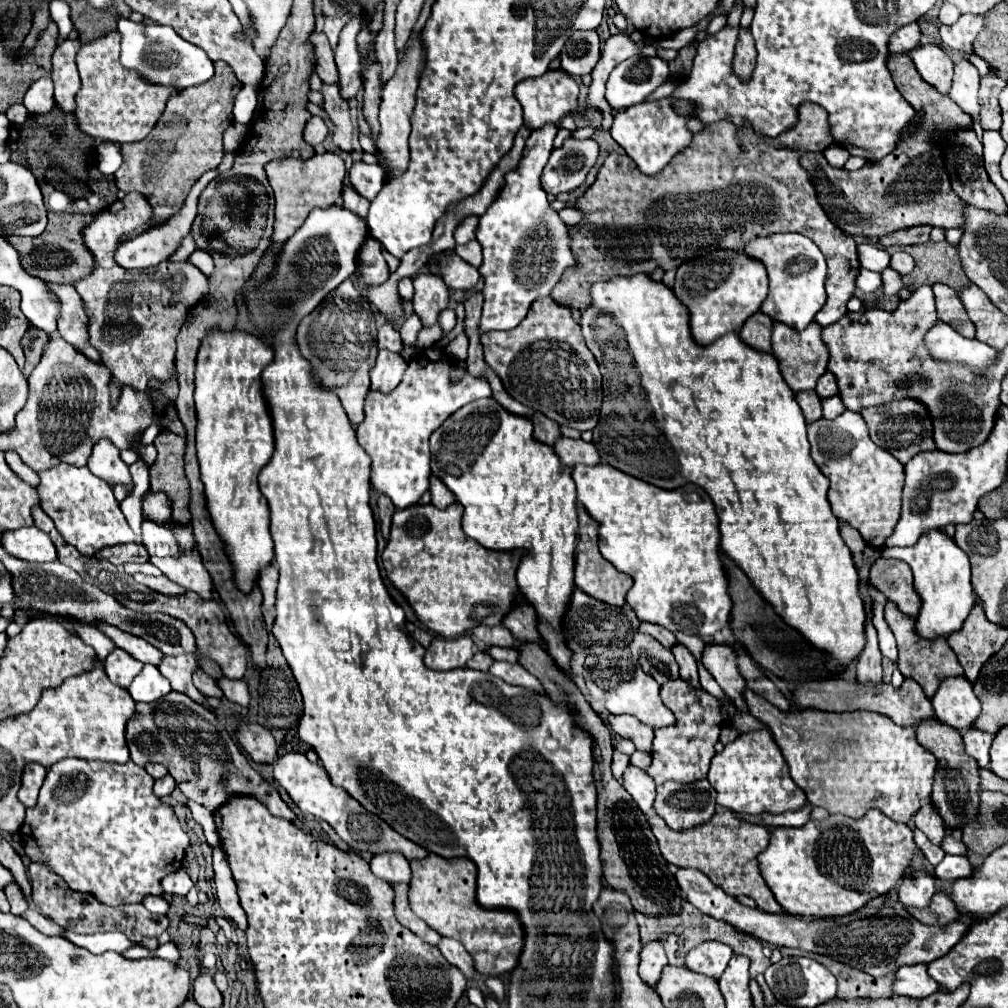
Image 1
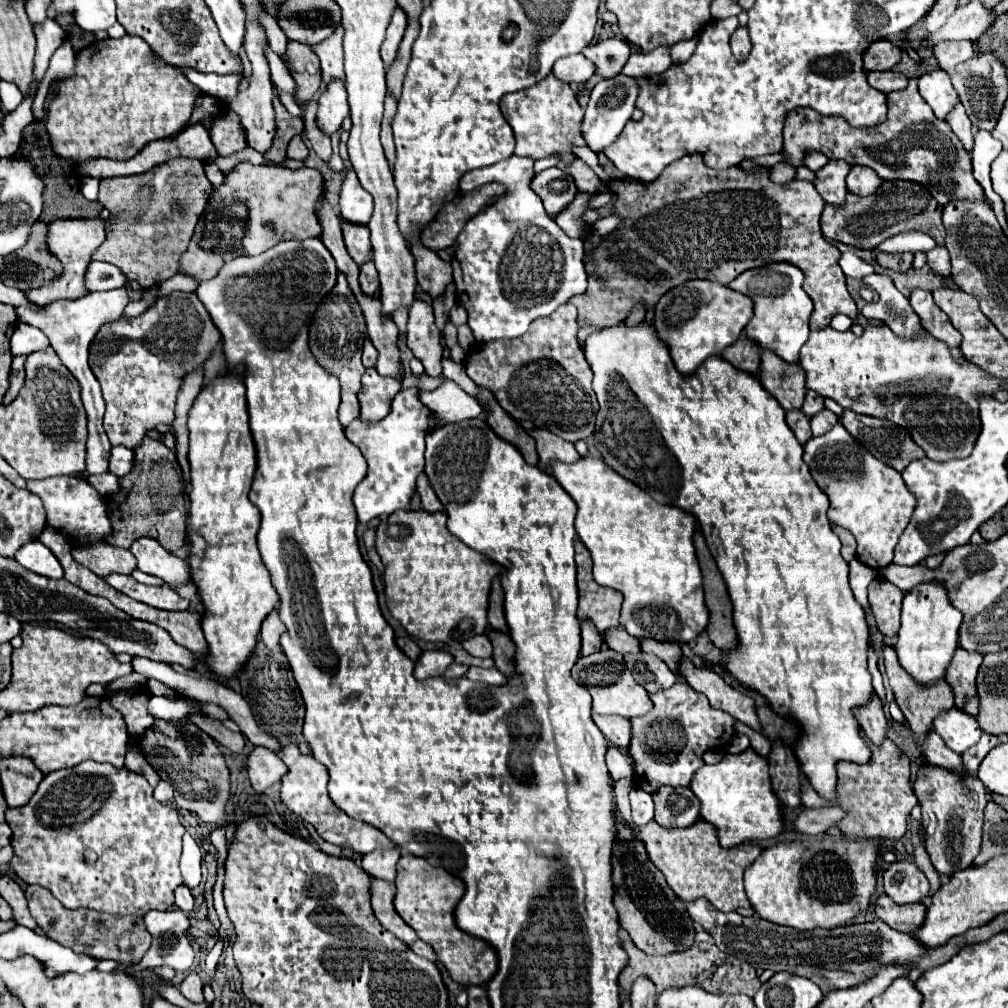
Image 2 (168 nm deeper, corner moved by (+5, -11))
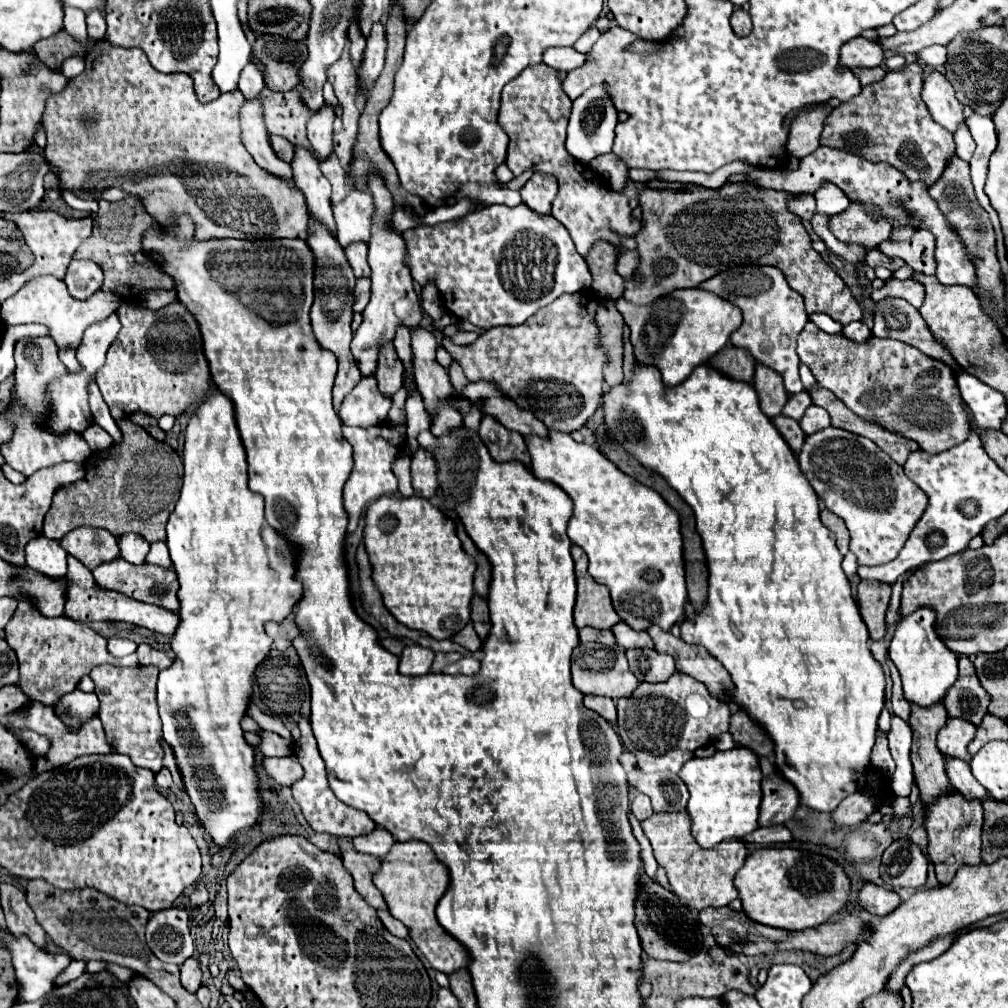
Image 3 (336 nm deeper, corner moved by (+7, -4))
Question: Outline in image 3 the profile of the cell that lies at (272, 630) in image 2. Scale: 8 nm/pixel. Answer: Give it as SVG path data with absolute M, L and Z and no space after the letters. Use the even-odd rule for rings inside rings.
M289 616L285 624L267 624L267 634L273 638L273 644L277 650L287 650L291 646L291 640L299 636L299 626L295 624L295 618Z

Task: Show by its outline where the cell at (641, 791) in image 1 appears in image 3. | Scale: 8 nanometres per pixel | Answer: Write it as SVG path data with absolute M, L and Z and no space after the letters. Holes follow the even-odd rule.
M637 794L635 800L631 802L631 812L633 812L633 816L635 816L639 822L651 818L653 808L651 808L651 800L649 800L649 796L645 796L645 794Z

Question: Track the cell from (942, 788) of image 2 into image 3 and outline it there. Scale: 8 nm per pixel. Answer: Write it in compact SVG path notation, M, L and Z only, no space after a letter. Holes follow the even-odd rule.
M951 792L951 796L939 798L931 808L925 810L925 830L929 834L929 856L935 864L935 874L939 884L949 884L955 872L969 864L981 864L981 824L983 824L983 808L979 800L965 800L959 792Z

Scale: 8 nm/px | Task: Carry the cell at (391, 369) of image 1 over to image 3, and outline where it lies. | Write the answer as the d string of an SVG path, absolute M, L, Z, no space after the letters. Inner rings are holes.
M369 376L369 378L363 378L345 396L337 414L341 422L347 426L369 428L375 424L383 424L389 408L391 408L391 398L383 396L377 388L377 380Z

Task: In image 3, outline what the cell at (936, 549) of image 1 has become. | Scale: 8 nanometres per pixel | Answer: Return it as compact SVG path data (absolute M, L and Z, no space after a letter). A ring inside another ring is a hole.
M919 608L917 612L901 618L895 638L889 644L889 658L903 680L903 696L907 702L917 704L921 708L929 708L941 702L957 680L957 656L943 648L943 642L935 634L935 612L929 608Z

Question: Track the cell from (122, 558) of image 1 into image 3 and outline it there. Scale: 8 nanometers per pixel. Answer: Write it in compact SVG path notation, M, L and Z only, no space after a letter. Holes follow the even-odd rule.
M75 528L67 532L67 536L63 536L61 546L79 562L83 562L89 570L93 570L101 562L111 562L119 556L117 538L103 528Z

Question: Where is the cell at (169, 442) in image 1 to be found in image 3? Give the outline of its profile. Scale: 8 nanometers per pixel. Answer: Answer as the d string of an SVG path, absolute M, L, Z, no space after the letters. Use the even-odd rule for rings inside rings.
M129 418L115 422L123 434L123 442L119 446L111 446L105 452L99 452L95 460L87 458L83 468L87 462L95 464L85 468L85 478L55 492L53 504L45 516L43 536L61 540L73 528L95 526L109 530L113 536L135 532L141 534L147 542L165 540L167 518L179 500L183 462L167 442L153 440Z

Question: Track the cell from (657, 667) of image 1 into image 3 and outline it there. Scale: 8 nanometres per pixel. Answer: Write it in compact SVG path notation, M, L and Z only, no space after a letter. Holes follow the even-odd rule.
M653 648L627 650L627 660L639 682L665 682L677 670L673 656L659 654Z

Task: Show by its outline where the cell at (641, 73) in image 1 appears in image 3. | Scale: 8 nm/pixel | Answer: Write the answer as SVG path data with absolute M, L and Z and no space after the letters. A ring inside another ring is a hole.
M591 86L583 96L579 96L573 102L569 128L567 128L567 140L565 140L567 152L581 164L589 164L593 158L601 154L609 154L613 148L613 138L615 138L615 124L617 124L617 110L613 108L605 88Z

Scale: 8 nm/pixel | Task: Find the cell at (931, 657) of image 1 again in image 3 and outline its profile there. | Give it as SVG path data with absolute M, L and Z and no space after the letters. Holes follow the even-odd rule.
M943 702L935 704L935 706L929 706L929 708L921 708L921 706L915 706L911 704L911 730L913 730L913 746L911 746L911 762L913 762L913 772L915 772L915 782L919 786L919 792L921 792L921 802L923 806L931 806L935 802L935 798L939 796L945 796L949 794L953 788L951 788L951 782L947 778L947 772L945 772L945 760L943 756L939 754L937 750L937 732L943 728L943 724L947 722L947 712L945 712L945 706Z

